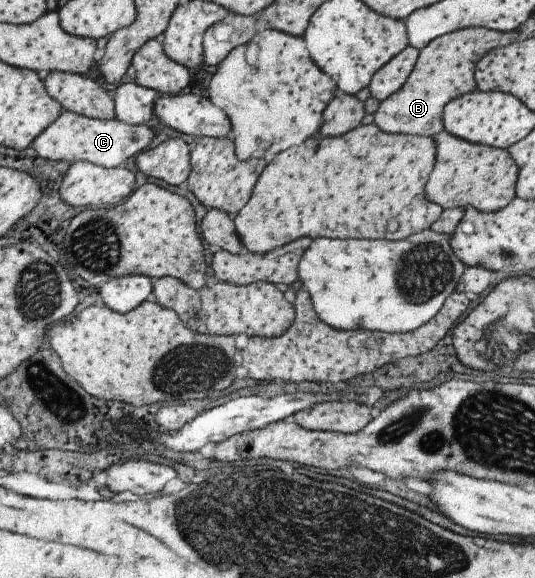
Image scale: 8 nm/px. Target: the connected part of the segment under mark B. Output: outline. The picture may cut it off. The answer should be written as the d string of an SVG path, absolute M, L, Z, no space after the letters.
M467 27L434 38L422 49L418 50L418 57L413 70L409 73L403 86L397 92L391 94L391 96L380 101L377 110L373 113L372 123L386 133L403 133L422 137L432 137L434 134L437 134L443 130L442 108L447 102L459 95L470 93L476 88L474 68L477 61L490 50L510 45L515 40L519 40L517 32L518 29L499 32L493 29L486 29L485 27Z

